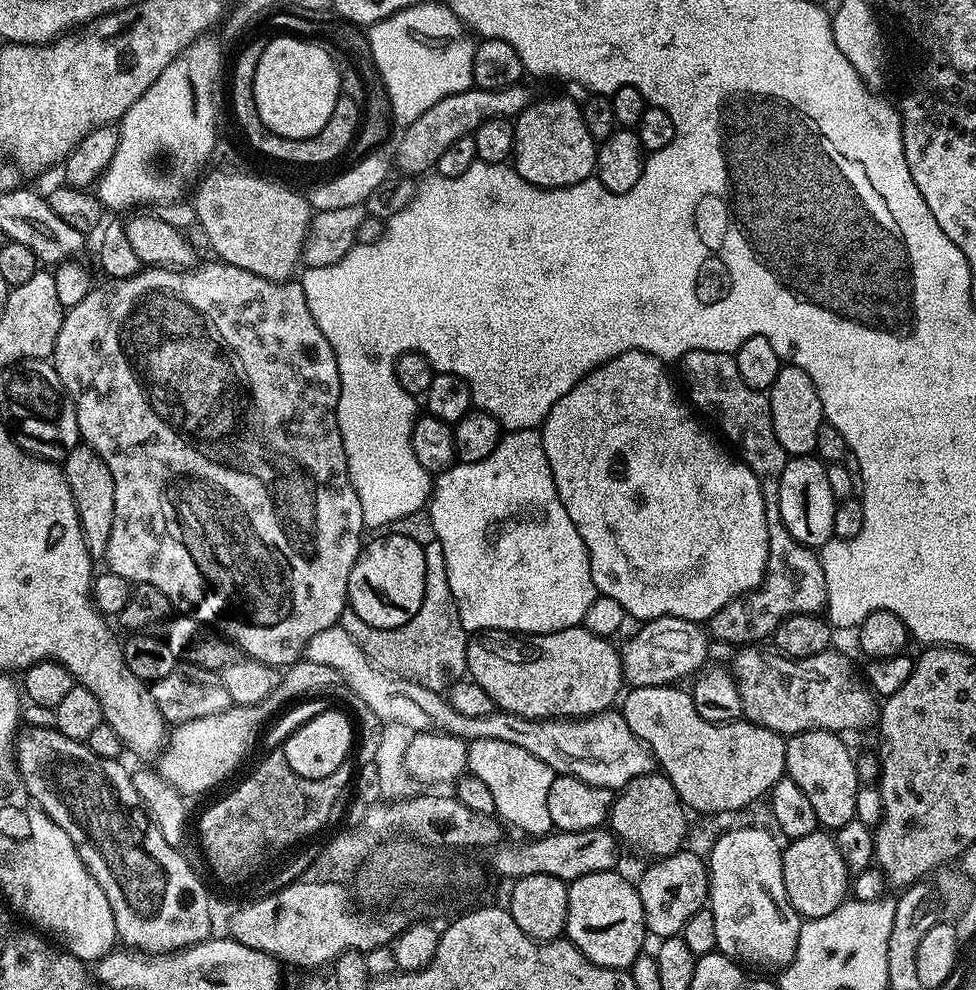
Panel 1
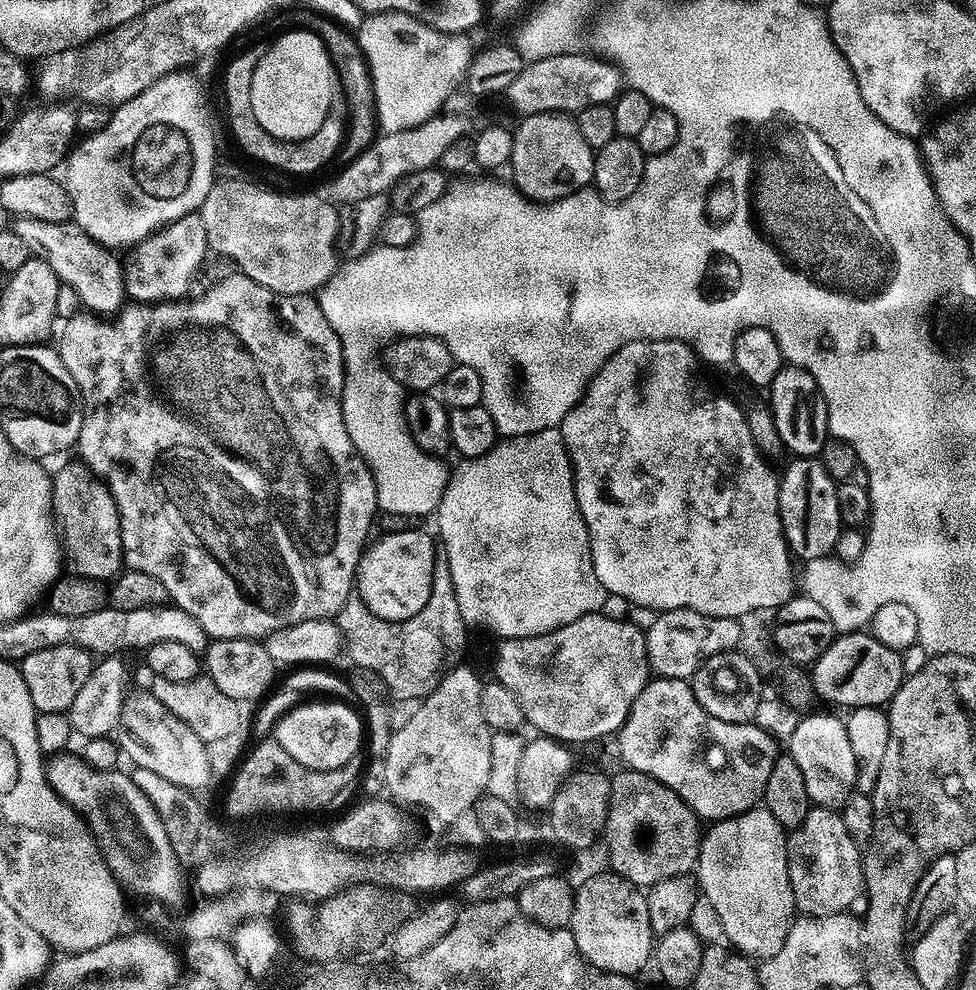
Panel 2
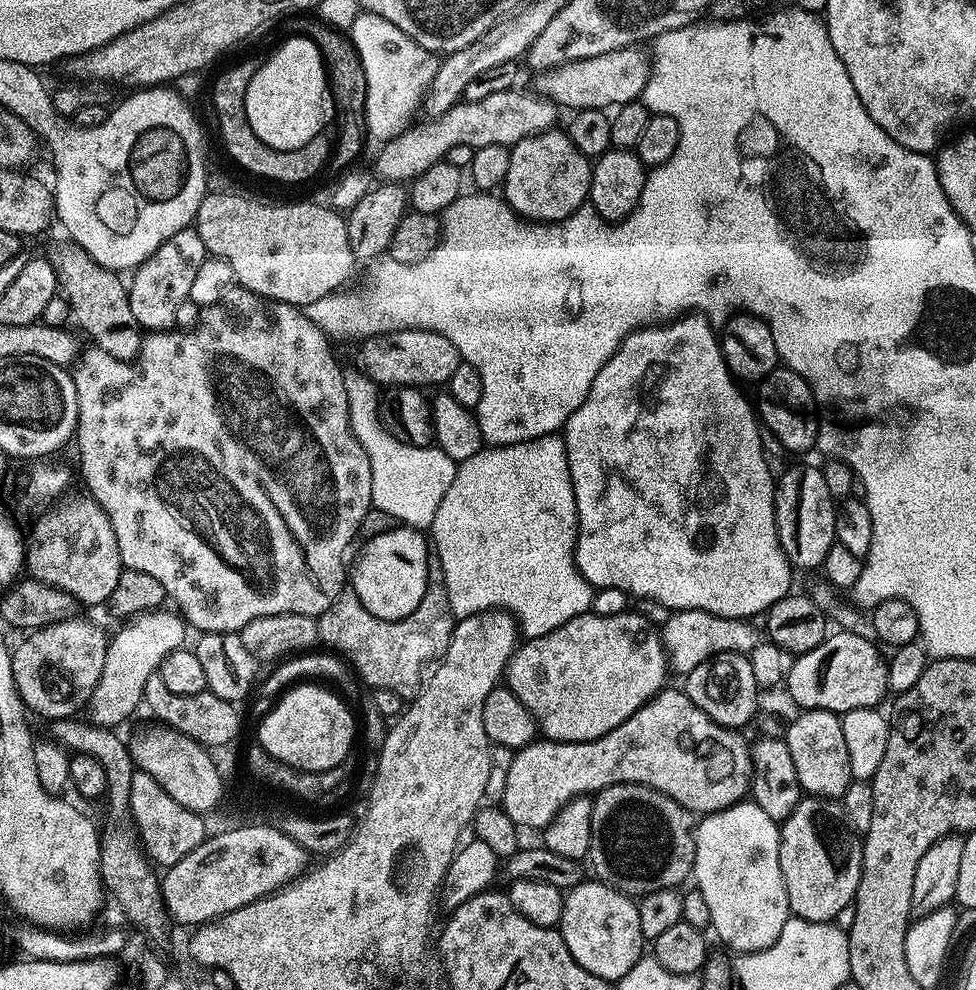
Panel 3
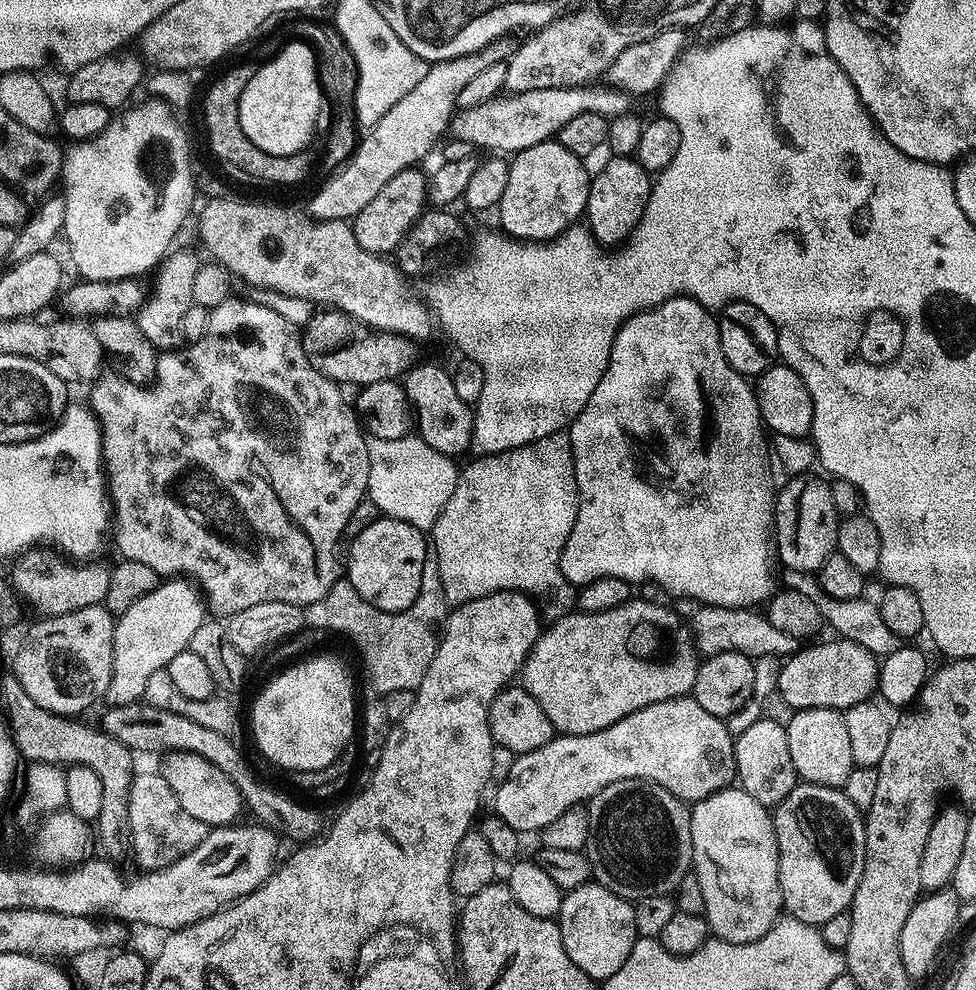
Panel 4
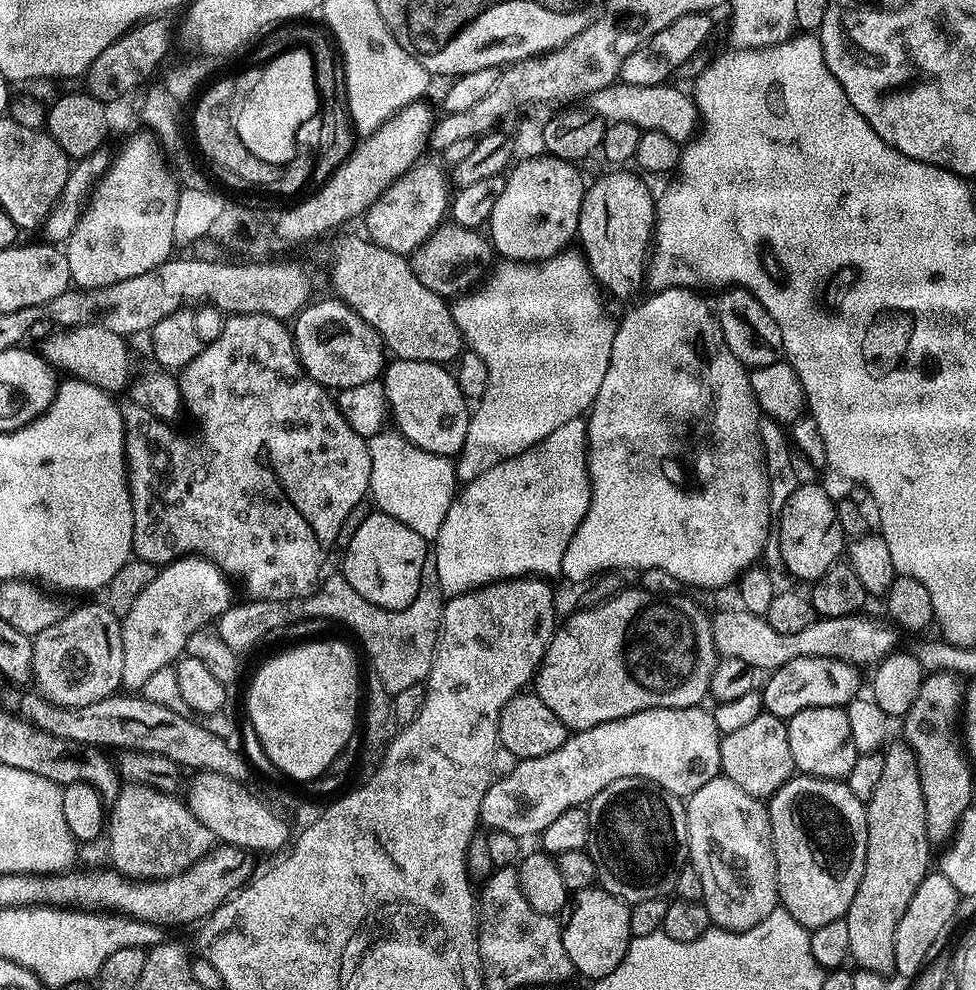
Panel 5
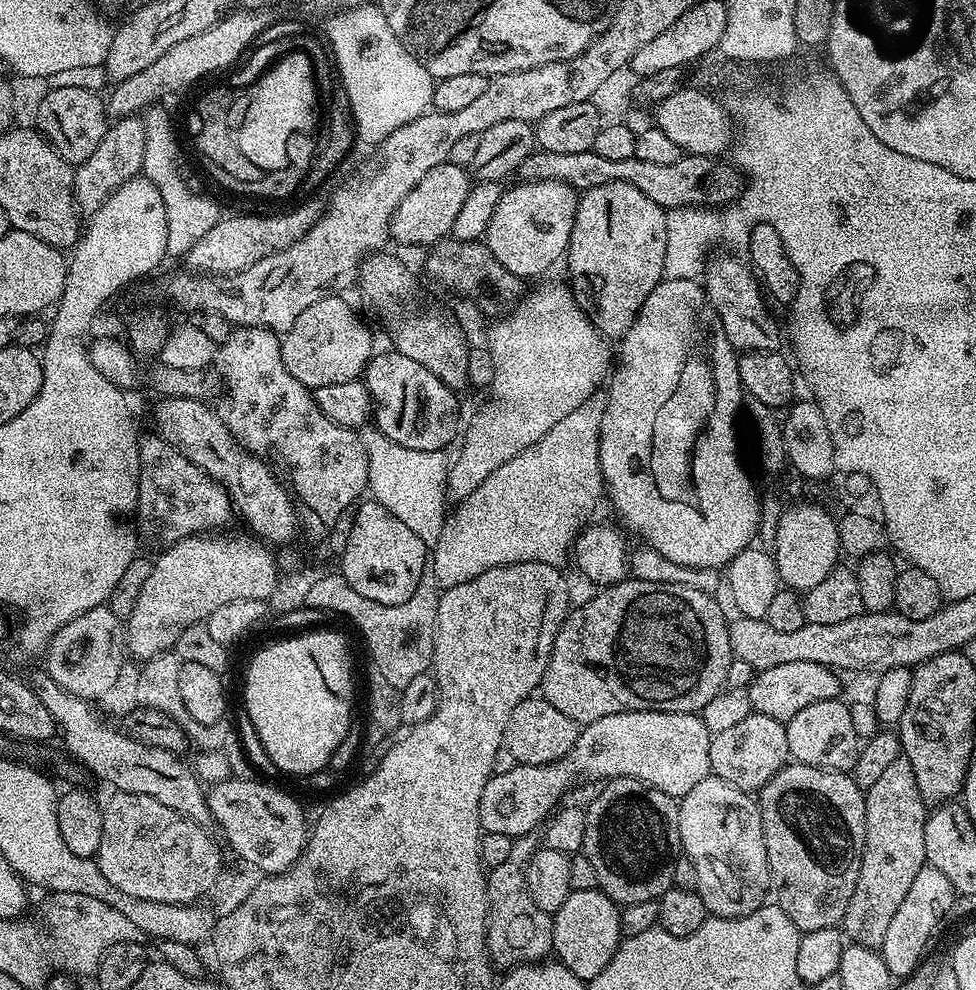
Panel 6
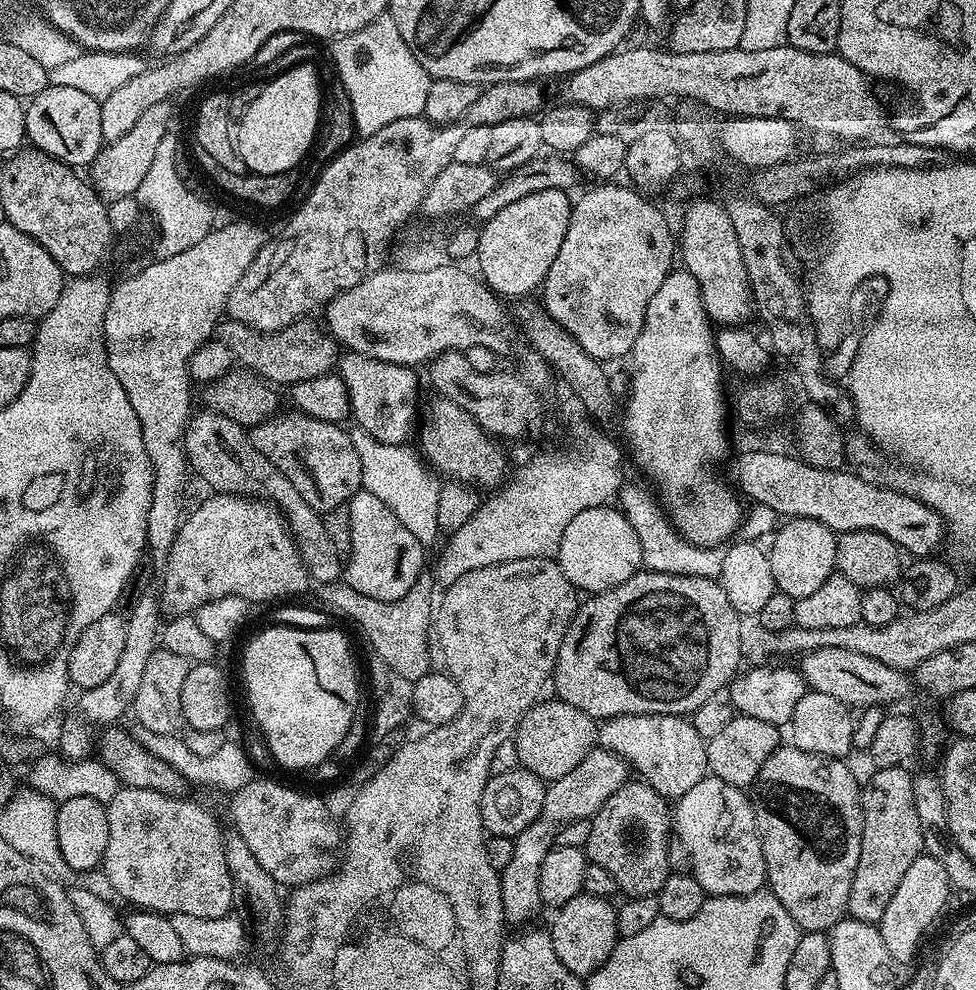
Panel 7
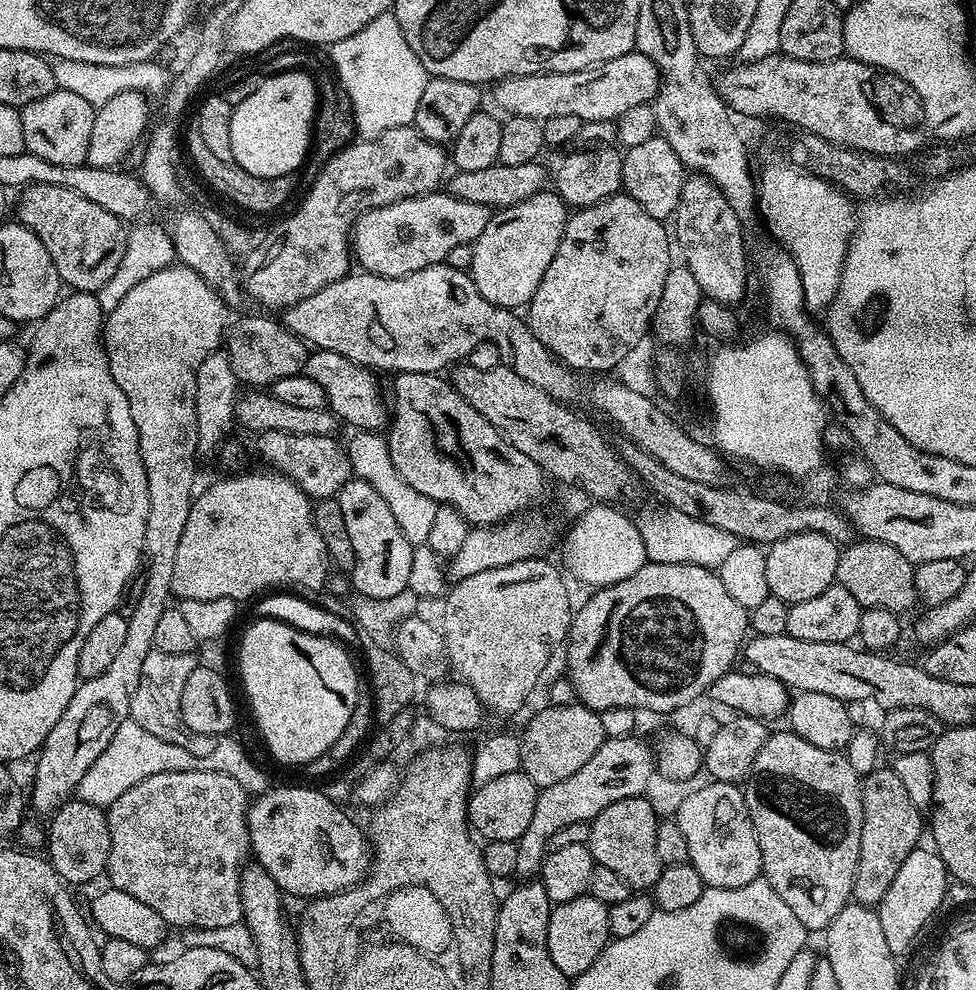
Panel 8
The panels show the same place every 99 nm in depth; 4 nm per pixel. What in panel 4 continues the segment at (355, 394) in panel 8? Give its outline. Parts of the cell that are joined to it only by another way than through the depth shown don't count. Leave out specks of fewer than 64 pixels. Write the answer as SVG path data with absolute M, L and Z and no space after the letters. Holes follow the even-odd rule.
M419 363L404 373L402 383L408 401L412 404L414 424L418 429L418 436L425 440L434 450L446 456L460 458L472 446L472 418L473 409L454 391L451 371L446 367L438 368L434 364Z

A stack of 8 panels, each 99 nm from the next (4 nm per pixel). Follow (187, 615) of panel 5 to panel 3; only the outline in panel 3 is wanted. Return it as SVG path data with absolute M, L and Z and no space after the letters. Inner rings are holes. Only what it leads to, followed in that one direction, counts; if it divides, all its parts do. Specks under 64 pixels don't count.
M164 611L145 612L135 617L116 637L113 635L109 639L102 678L98 678L98 686L94 686L86 705L87 719L97 727L115 729L116 724L130 719L136 707L141 707L146 682L151 676L157 675L160 663L174 649L185 647L185 621L175 611Z

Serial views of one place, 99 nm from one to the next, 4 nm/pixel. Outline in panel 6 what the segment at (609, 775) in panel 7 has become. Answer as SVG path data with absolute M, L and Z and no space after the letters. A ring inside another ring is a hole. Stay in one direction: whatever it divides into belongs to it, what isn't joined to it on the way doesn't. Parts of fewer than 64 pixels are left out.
M535 835L513 839L509 856L487 873L488 882L488 955L493 965L507 970L517 964L540 962L552 952L552 916L534 906L526 886L526 870L535 854L538 840Z

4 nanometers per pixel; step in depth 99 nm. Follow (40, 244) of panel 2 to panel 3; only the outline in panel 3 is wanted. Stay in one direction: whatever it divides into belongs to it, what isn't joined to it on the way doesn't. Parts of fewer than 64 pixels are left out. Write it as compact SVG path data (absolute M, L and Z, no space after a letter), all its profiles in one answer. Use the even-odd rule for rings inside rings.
M63 243L50 253L50 259L59 291L72 307L72 320L80 323L81 330L92 339L89 341L95 347L106 350L119 360L134 360L140 352L142 332L132 318L125 281L120 281L113 269L94 262L94 258L77 244Z

